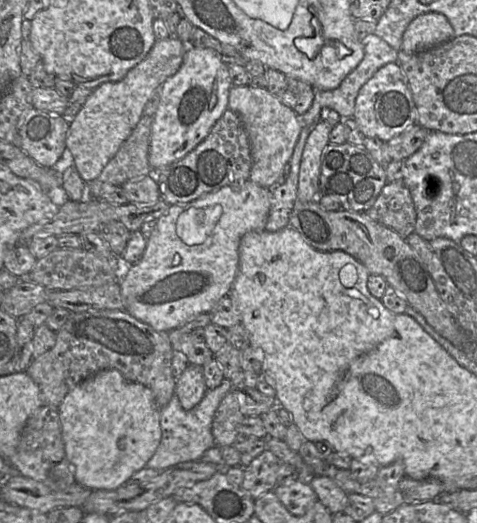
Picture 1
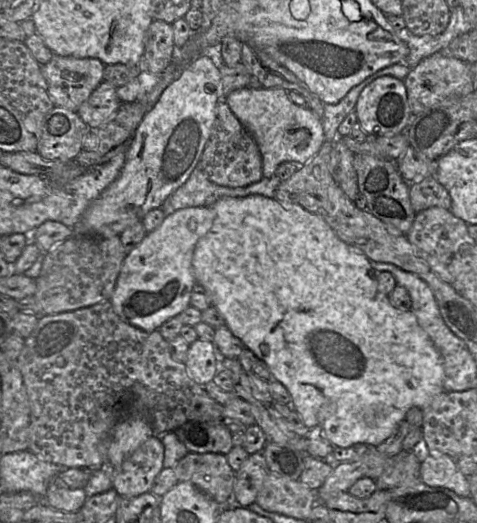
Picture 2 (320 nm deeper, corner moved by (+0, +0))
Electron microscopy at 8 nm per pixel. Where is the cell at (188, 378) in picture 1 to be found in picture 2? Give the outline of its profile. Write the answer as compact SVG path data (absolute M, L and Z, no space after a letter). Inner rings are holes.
M197 339L189 345L184 362L189 376L199 385L204 386L213 380L220 367L220 356L214 343Z

